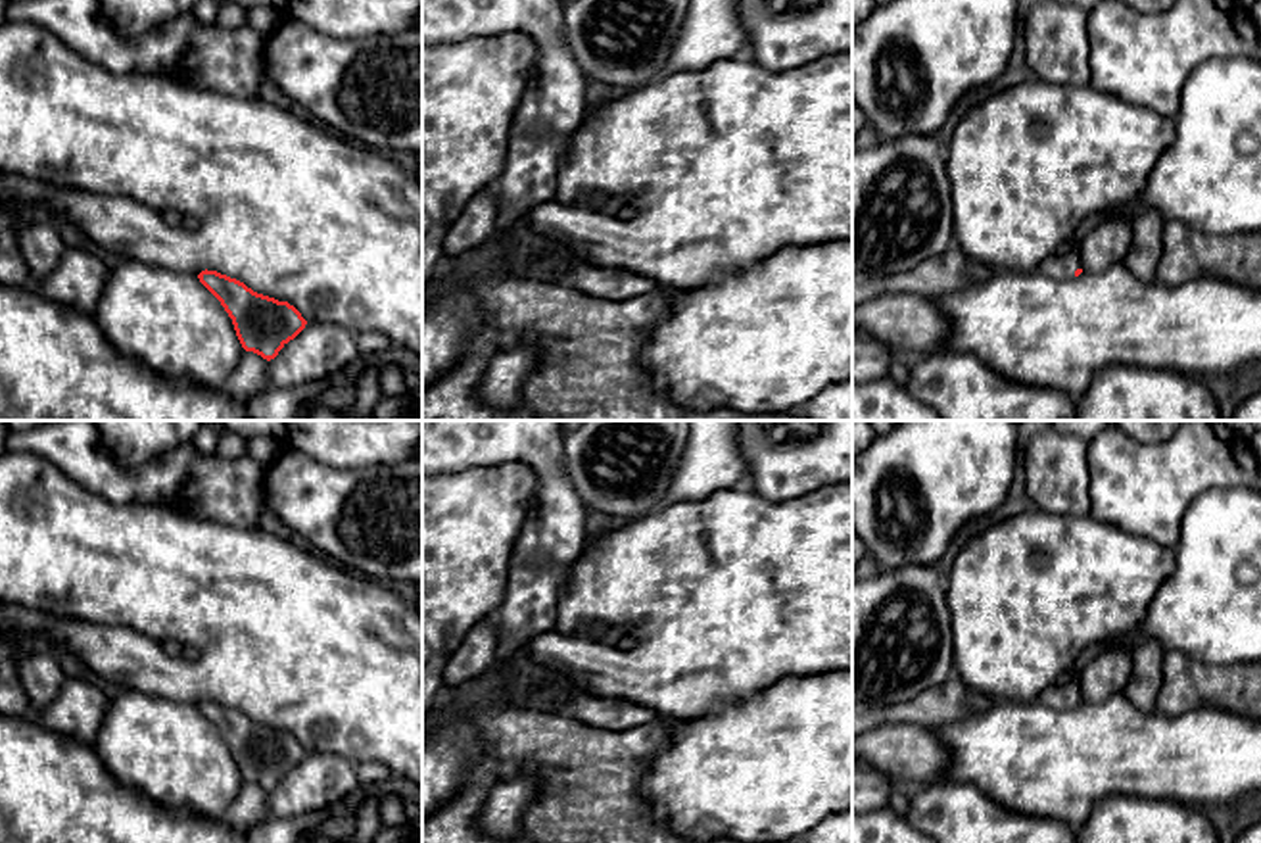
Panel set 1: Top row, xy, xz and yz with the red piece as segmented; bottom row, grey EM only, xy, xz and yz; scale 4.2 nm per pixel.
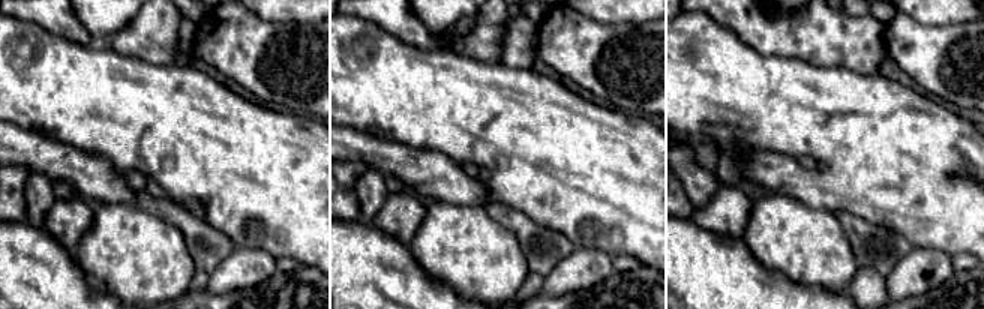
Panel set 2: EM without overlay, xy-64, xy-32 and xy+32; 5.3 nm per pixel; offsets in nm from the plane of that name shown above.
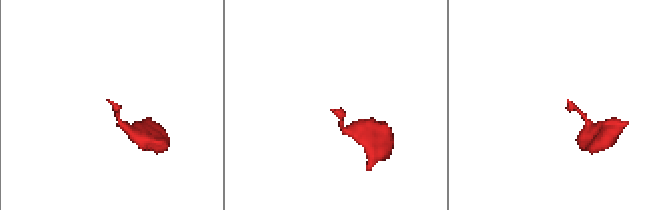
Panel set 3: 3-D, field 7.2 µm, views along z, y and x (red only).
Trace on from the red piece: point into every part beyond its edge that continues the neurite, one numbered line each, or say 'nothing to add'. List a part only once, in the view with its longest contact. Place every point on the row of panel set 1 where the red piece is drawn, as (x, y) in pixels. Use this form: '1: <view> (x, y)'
1: yz (1064, 265)

